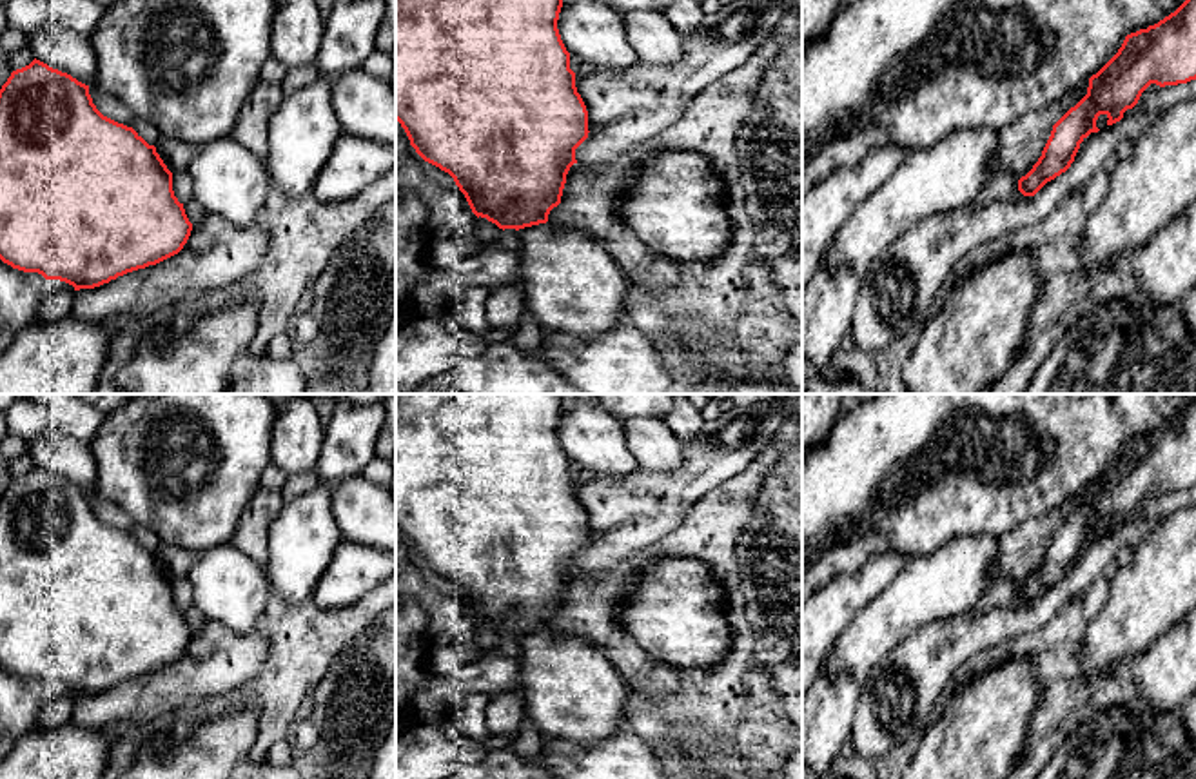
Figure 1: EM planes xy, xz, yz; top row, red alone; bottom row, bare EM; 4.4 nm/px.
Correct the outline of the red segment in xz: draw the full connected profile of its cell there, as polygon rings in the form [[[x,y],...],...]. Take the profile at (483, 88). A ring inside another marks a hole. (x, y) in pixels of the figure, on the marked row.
[[[396,0],[396,120],[405,129],[410,145],[428,163],[448,173],[465,194],[472,212],[499,229],[524,229],[548,222],[548,214],[561,203],[566,174],[575,160],[575,149],[588,138],[588,111],[575,87],[557,20],[563,0]]]

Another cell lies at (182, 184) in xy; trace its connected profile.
[[[187,171],[172,173],[172,191],[183,205],[194,198],[194,183]]]

